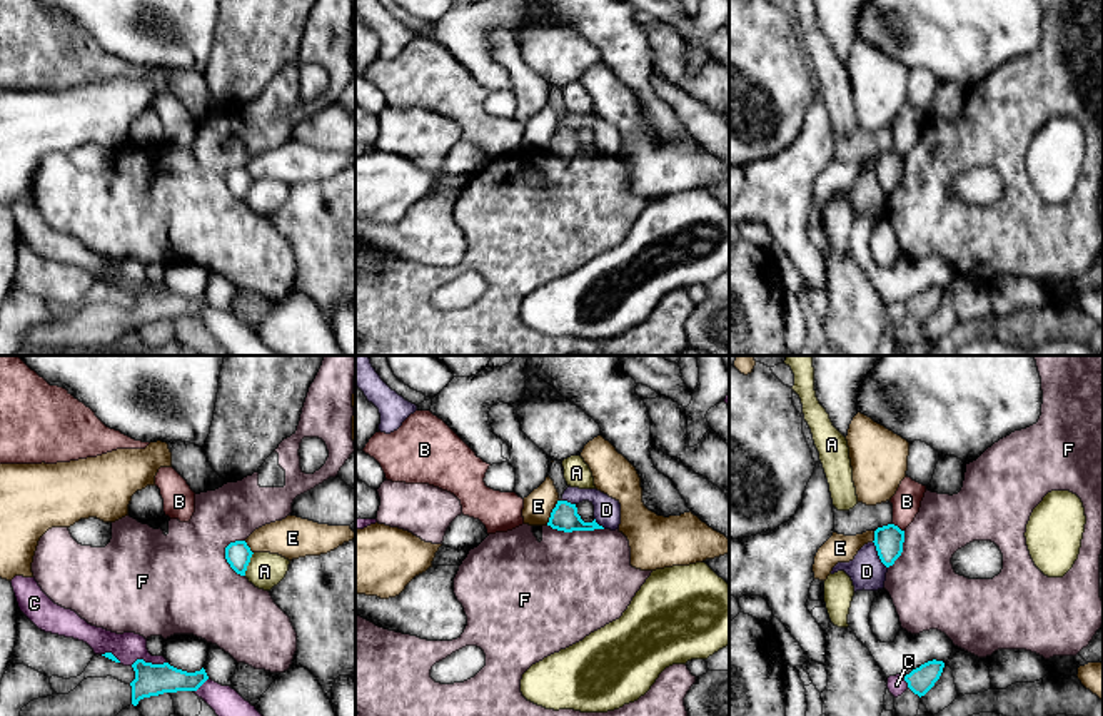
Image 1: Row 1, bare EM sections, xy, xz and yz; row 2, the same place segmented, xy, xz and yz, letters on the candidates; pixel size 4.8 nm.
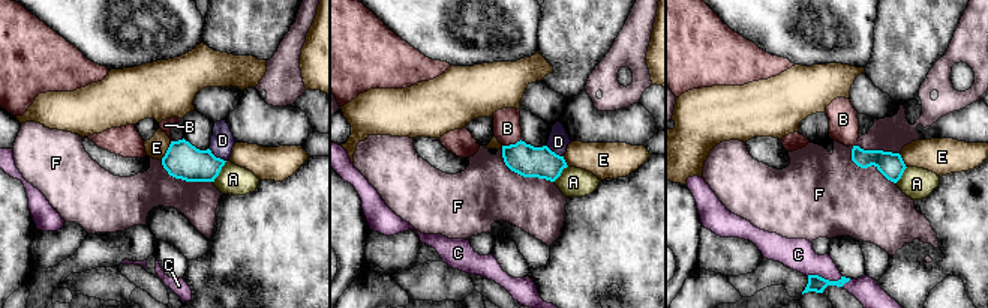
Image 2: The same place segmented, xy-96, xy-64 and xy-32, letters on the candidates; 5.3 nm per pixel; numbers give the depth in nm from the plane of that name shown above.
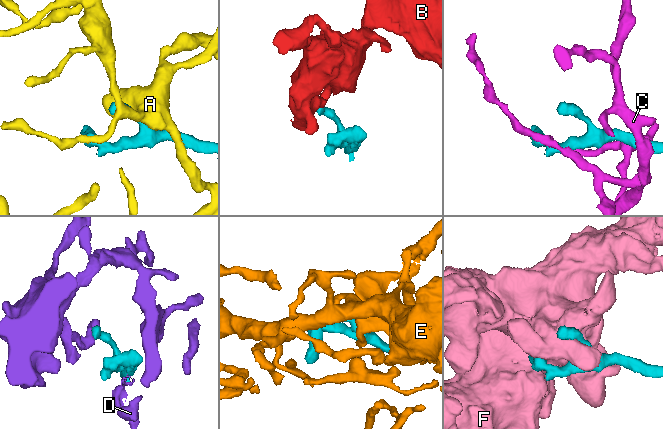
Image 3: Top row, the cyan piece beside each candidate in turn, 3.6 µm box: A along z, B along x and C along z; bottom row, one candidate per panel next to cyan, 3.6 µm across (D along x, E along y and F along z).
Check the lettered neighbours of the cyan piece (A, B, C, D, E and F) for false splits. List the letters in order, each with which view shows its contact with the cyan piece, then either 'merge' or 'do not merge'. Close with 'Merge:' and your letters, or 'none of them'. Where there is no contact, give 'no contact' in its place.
A: xy | do not merge
B: yz | do not merge
C: xy | do not merge
D: yz | do not merge
E: xz | do not merge
F: xz | do not merge
Merge: none of them

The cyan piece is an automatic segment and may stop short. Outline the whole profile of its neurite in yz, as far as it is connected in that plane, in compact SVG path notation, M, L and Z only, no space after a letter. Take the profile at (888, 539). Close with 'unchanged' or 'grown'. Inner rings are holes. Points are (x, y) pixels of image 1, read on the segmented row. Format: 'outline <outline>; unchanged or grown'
outline M894 524L878 527L874 531L874 546L881 562L889 567L903 552L904 531Z; unchanged

